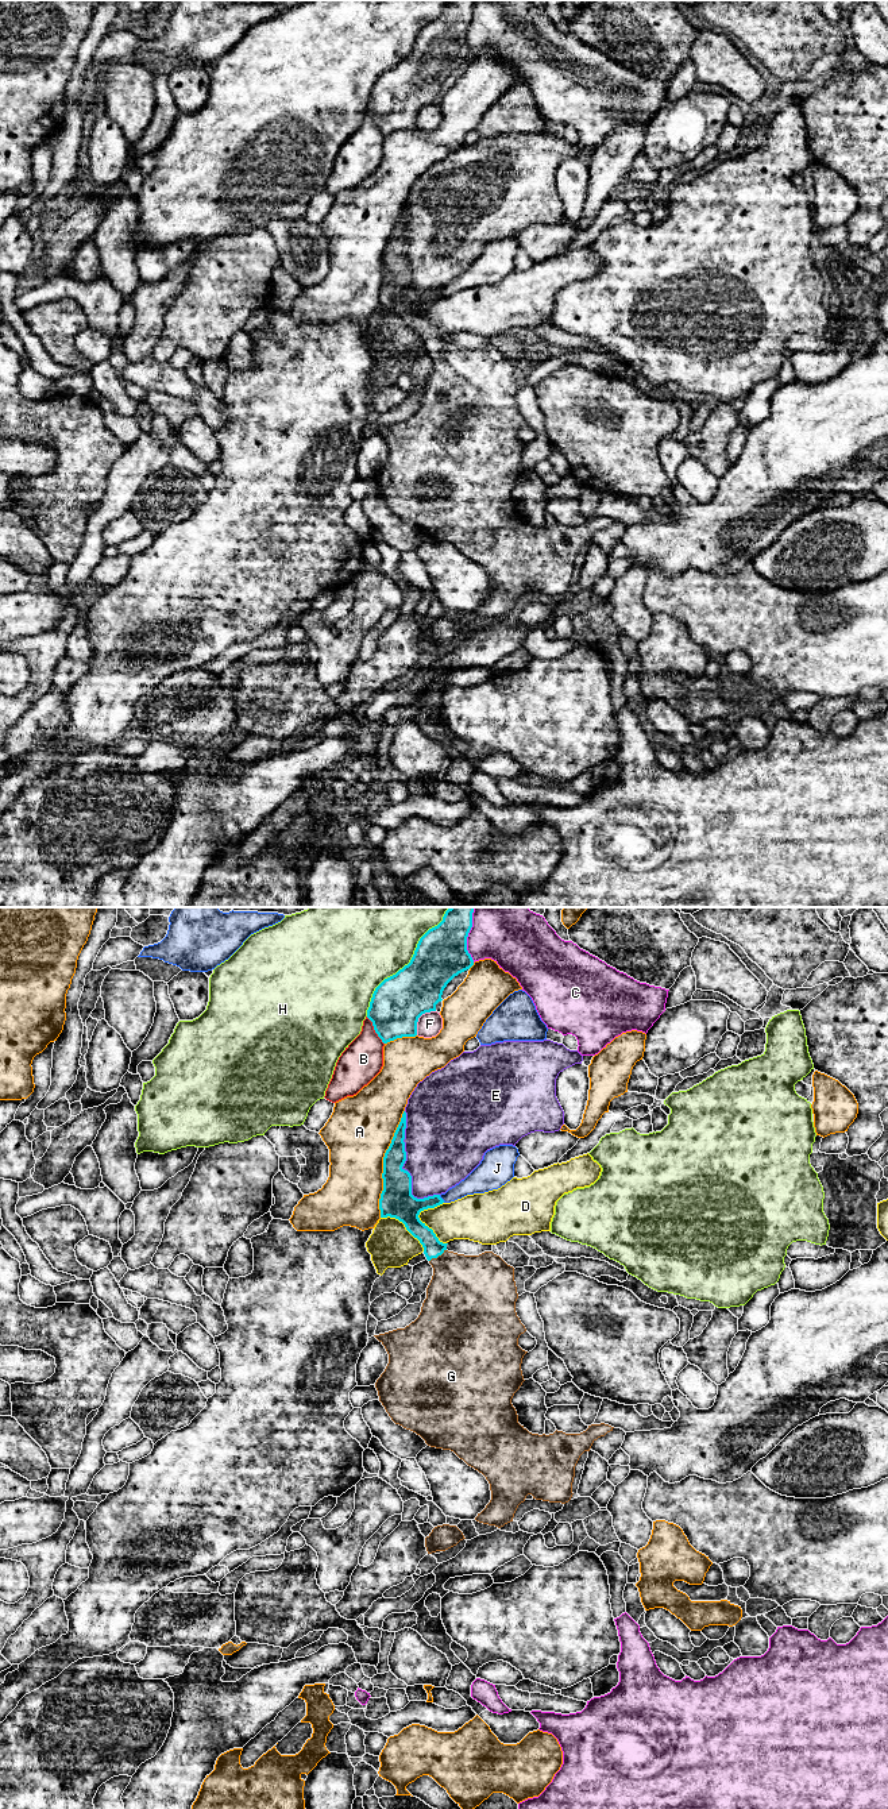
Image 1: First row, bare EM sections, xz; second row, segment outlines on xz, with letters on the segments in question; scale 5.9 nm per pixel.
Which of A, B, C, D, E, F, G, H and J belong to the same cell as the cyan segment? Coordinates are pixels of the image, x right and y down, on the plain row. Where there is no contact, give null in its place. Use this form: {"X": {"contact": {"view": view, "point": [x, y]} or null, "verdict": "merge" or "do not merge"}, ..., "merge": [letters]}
{"A": {"contact": {"view": "xz", "point": [383, 257]}, "verdict": "do not merge"}, "B": {"contact": {"view": "xz", "point": [374, 122]}, "verdict": "do not merge"}, "C": {"contact": {"view": "xz", "point": [467, 27]}, "verdict": "do not merge"}, "D": {"contact": {"view": "xz", "point": [419, 312]}, "verdict": "do not merge"}, "E": {"contact": {"view": "xz", "point": [402, 258]}, "verdict": "do not merge"}, "F": {"contact": {"view": "xz", "point": [419, 110]}, "verdict": "do not merge"}, "G": {"contact": {"view": "xz", "point": [437, 348]}, "verdict": "merge"}, "H": {"contact": {"view": "xz", "point": [409, 56]}, "verdict": "do not merge"}, "J": {"contact": {"view": "xz", "point": [441, 292]}, "verdict": "do not merge"}, "merge": ["G"]}

